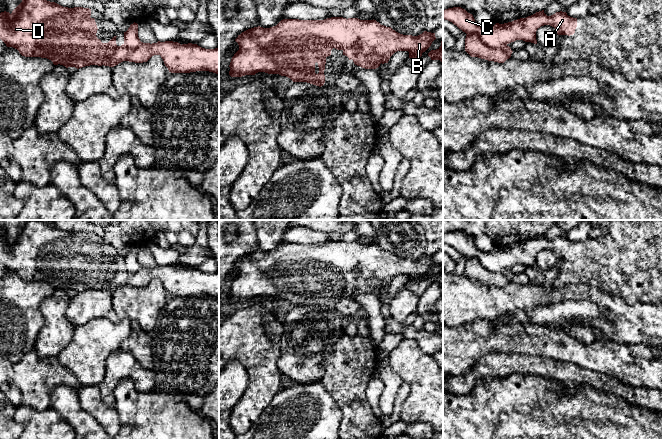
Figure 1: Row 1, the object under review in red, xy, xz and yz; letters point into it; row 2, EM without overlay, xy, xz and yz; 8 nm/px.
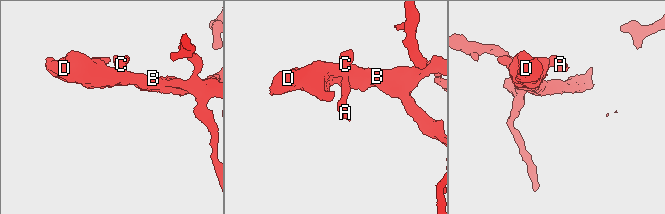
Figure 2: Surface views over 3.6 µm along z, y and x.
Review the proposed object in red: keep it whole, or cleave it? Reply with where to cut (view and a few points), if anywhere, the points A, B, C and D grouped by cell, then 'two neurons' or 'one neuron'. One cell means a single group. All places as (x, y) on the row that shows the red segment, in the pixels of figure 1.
cut yz (467, 33), (476, 33), (490, 47), (506, 45); groups A C / B D; two neurons

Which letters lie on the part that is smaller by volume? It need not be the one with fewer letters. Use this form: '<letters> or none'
A, C

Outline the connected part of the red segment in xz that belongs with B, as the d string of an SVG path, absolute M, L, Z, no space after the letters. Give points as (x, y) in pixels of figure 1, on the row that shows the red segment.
M331 17L324 20L283 19L270 28L254 27L242 32L235 41L239 50L230 62L229 75L242 77L258 72L279 74L293 82L307 82L316 86L325 83L326 58L333 48L342 50L343 55L354 64L365 69L376 69L388 63L397 51L408 51L409 58L420 58L436 39L435 33L424 31L418 36L403 35L376 20Z

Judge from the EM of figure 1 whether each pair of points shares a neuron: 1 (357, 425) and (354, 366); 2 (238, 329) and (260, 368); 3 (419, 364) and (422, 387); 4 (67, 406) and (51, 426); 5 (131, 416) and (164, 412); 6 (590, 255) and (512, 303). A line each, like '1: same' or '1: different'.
1: same
2: same
3: same
4: different
5: same
6: different

